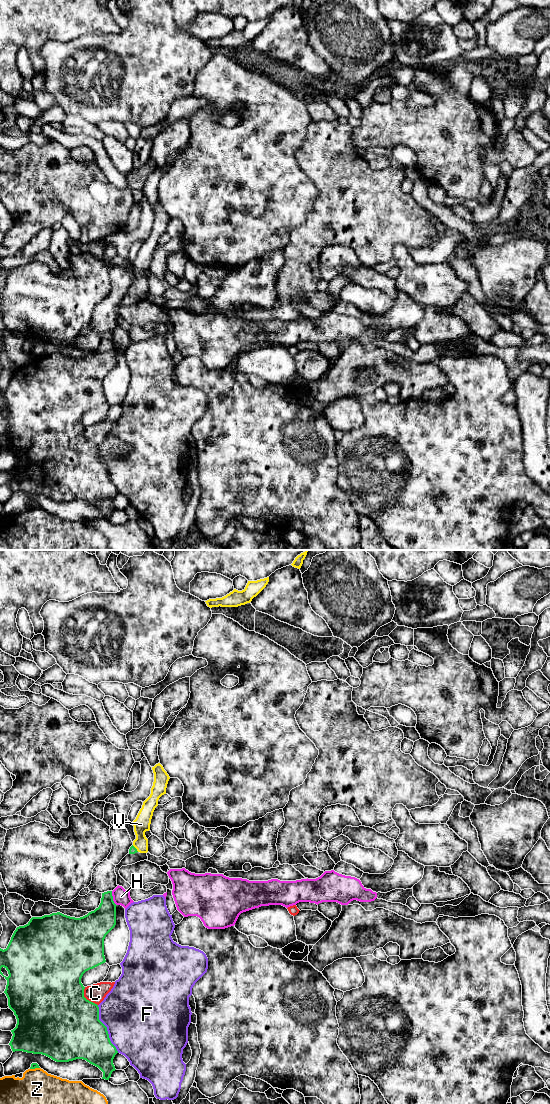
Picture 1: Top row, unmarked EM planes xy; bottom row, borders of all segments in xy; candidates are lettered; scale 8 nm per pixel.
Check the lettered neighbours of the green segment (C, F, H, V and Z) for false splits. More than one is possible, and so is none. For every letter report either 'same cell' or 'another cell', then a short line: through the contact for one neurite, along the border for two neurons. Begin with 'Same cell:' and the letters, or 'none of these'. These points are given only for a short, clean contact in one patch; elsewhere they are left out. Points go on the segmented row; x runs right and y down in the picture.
Same cell: V
C: another cell
F: another cell
H: another cell; line xy (111, 891), (113, 902), (116, 905)
V: same cell; line xy (132, 850), (135, 848), (140, 843), (141, 824)
Z: another cell

